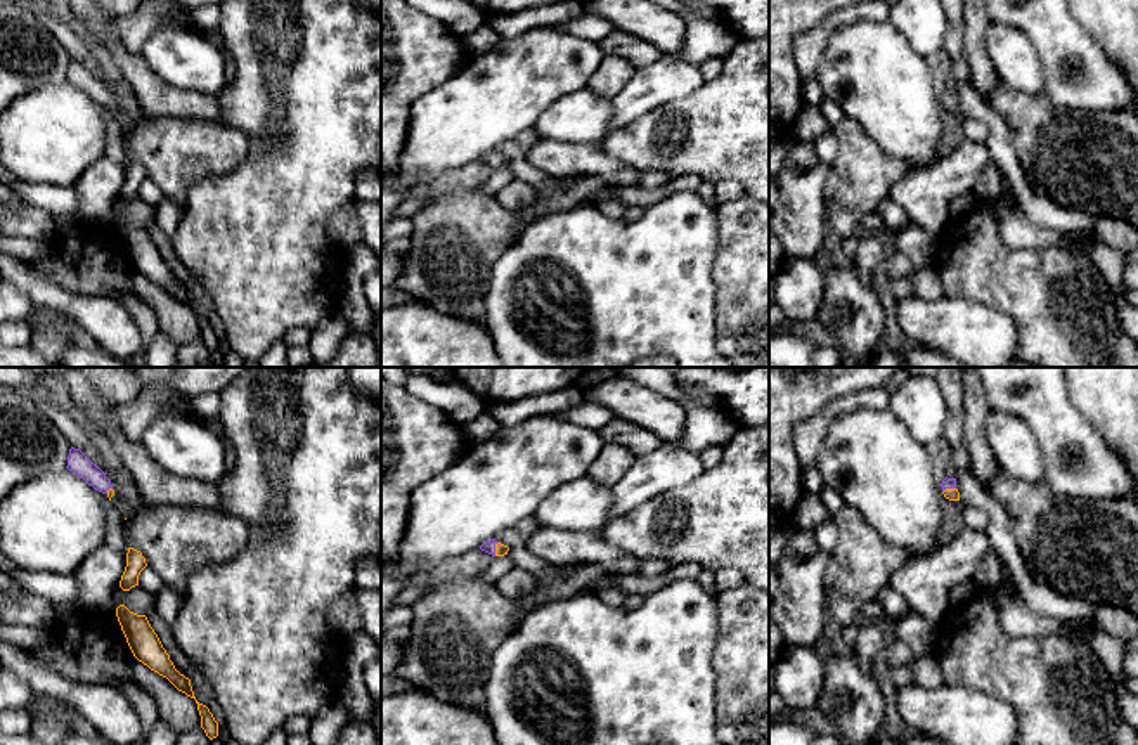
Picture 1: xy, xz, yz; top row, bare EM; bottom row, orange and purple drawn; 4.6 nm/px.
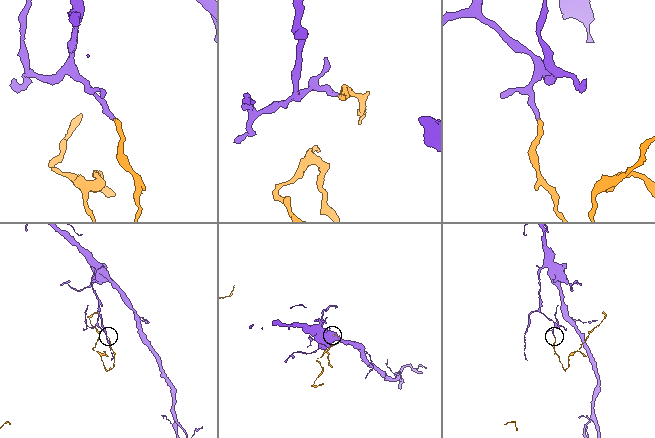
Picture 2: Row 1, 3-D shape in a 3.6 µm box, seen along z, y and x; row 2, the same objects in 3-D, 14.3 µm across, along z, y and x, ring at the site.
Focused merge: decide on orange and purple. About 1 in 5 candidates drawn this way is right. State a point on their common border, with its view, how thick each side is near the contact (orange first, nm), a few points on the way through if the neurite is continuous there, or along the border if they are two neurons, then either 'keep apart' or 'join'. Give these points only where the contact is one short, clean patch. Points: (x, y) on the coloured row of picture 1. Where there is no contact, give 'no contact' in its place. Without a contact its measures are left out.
xz (496, 550) | 60/60 nm | keep apart

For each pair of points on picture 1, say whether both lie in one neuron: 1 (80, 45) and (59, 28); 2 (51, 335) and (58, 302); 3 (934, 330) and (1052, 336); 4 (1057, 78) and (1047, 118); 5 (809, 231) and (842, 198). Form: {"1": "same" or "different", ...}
{"1": "same", "2": "different", "3": "different", "4": "different", "5": "different"}

